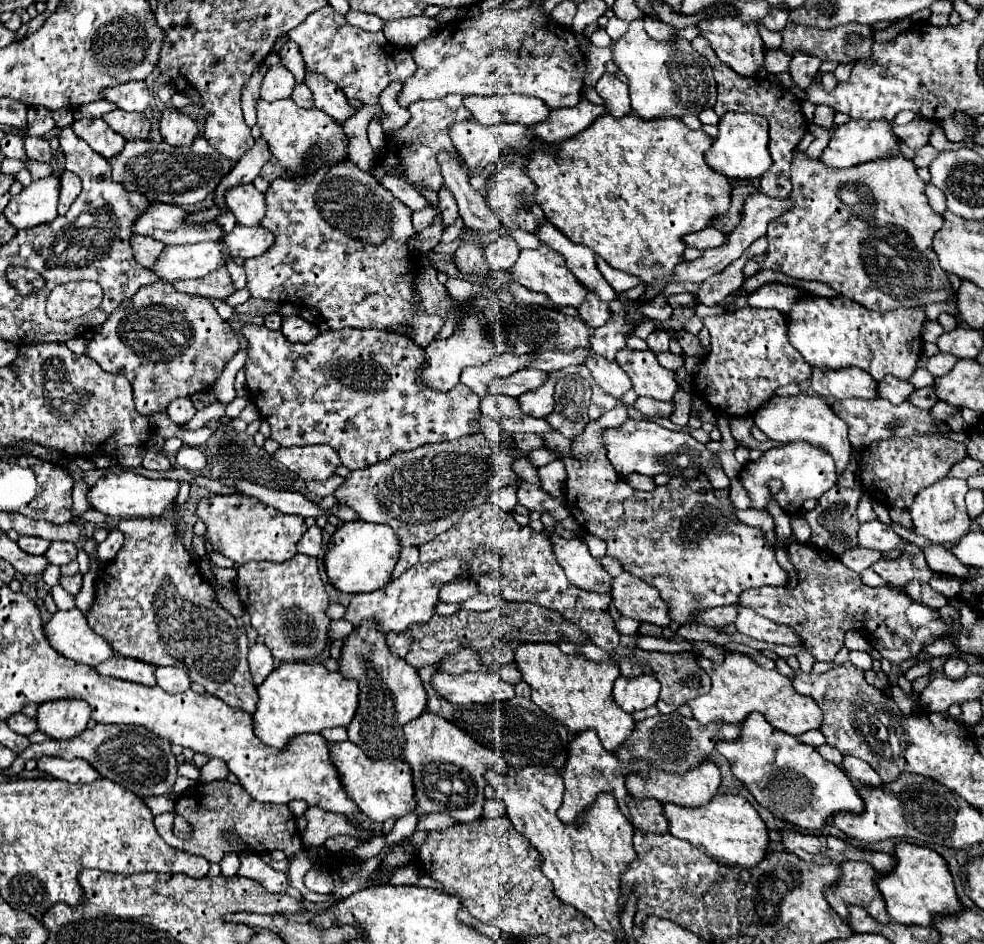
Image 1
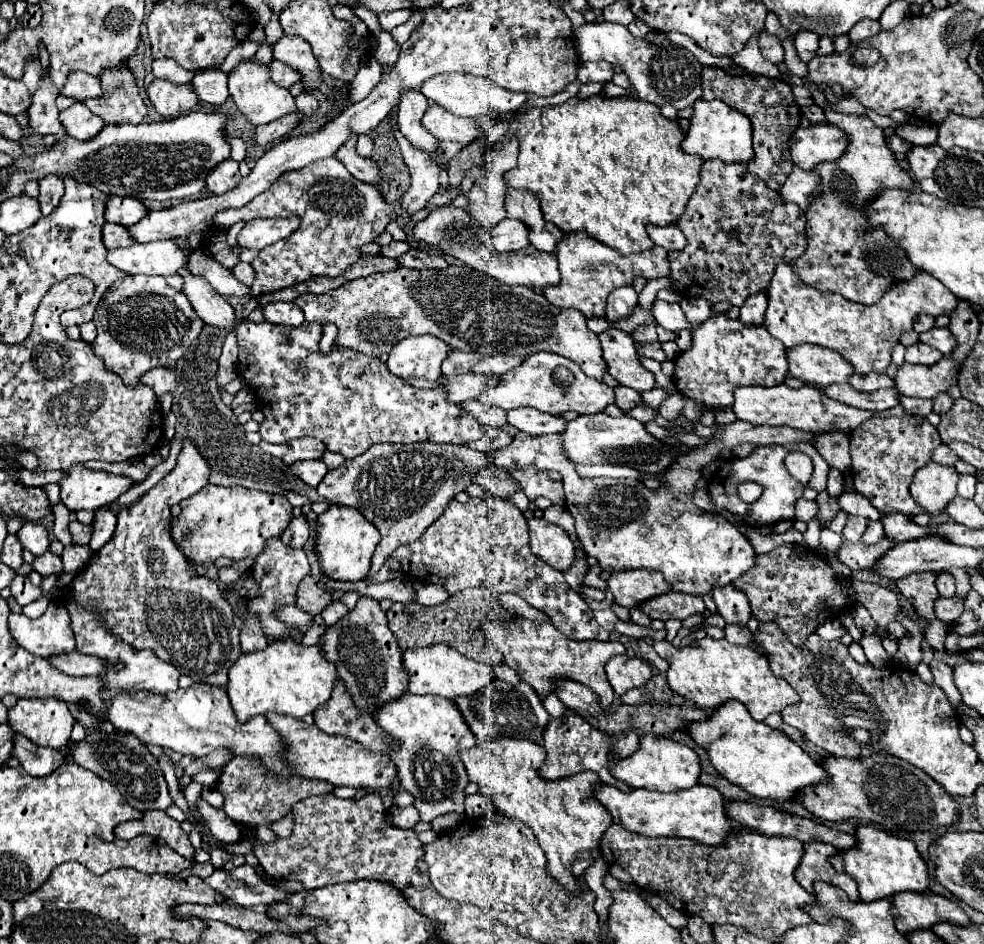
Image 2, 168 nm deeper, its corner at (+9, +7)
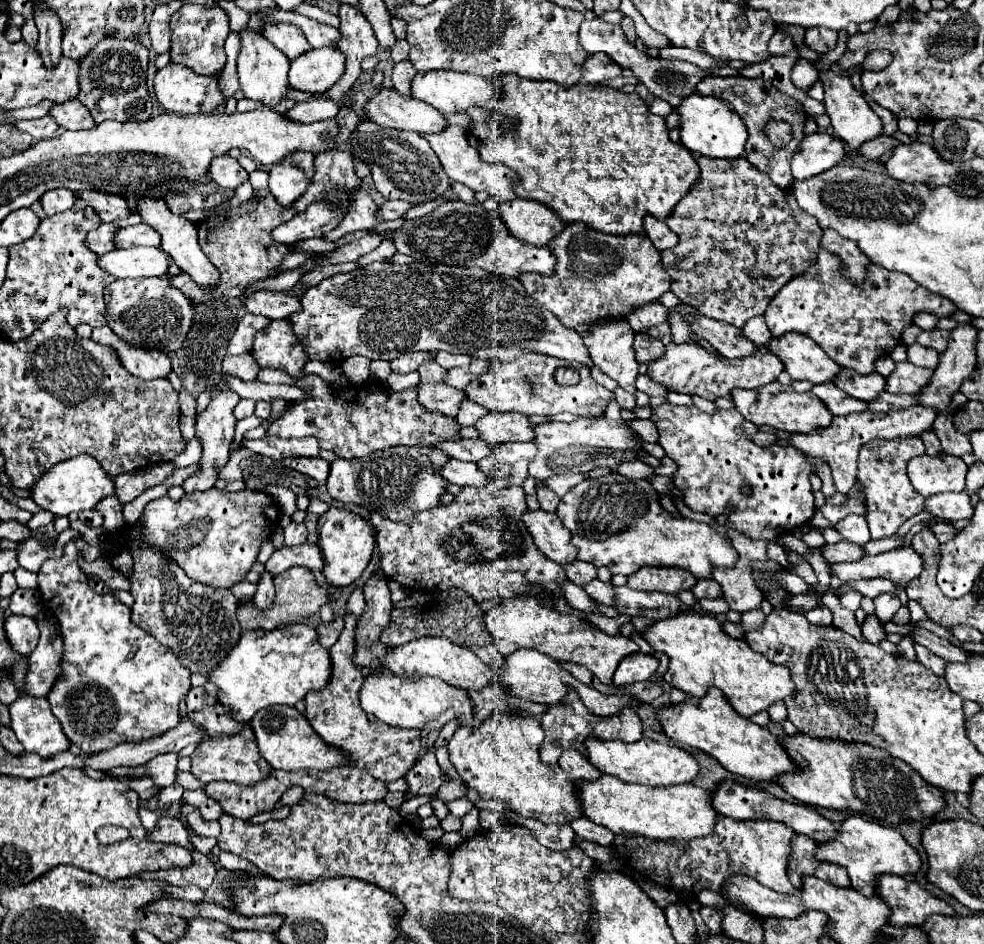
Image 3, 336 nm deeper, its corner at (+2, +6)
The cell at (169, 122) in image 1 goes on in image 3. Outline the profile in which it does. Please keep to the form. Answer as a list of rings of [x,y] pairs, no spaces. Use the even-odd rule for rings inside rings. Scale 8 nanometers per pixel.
[[[169,62],[163,70],[157,72],[155,76],[155,96],[159,100],[159,104],[167,110],[167,112],[175,112],[175,114],[201,114],[201,112],[213,112],[217,106],[221,106],[223,94],[219,92],[217,86],[217,78],[215,76],[199,76],[193,70]]]

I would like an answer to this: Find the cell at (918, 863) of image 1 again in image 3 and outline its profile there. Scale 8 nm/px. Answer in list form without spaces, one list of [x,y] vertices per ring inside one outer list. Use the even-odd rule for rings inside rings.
[[[861,816],[847,818],[841,828],[839,836],[835,840],[823,842],[817,848],[815,854],[821,862],[835,862],[839,866],[845,866],[851,878],[851,888],[861,892],[863,896],[877,894],[877,882],[883,874],[895,874],[895,876],[915,876],[921,868],[921,856],[919,852],[907,844],[907,840],[893,828],[863,820]]]

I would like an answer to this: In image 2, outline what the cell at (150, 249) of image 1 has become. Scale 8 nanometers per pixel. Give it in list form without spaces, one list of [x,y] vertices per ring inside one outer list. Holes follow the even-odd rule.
[[[104,223],[102,241],[104,241],[104,247],[108,247],[108,249],[118,249],[118,247],[132,245],[132,239],[128,239],[126,227],[116,227],[114,223]]]

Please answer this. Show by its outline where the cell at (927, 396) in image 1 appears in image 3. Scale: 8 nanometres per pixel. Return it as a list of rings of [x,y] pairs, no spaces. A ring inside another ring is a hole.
[[[833,382],[827,384],[815,384],[813,386],[813,394],[817,394],[829,408],[831,412],[837,414],[851,414],[851,412],[861,412],[867,410],[867,404],[861,400],[855,400],[851,396],[847,396],[841,388],[837,388]]]

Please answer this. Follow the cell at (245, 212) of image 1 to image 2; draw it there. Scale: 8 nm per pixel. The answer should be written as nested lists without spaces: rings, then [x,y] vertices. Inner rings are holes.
[[[224,159],[222,163],[218,163],[206,177],[206,187],[208,191],[212,191],[214,195],[226,193],[230,189],[234,189],[240,183],[242,175],[238,171],[238,163],[232,159]]]

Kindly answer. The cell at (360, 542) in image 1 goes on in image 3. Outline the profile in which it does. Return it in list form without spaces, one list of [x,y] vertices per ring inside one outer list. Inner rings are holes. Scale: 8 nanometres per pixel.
[[[329,508],[319,516],[319,548],[323,554],[323,574],[333,586],[349,586],[361,578],[363,570],[369,566],[373,550],[375,550],[375,528],[371,528],[369,520],[361,518],[355,512],[347,512],[341,508]]]

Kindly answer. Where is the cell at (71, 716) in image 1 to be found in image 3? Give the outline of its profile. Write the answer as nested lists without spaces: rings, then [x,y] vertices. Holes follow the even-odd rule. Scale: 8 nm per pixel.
[[[19,696],[11,706],[11,730],[23,744],[25,752],[35,752],[39,756],[55,756],[69,750],[71,742],[63,736],[59,720],[51,712],[47,698]]]

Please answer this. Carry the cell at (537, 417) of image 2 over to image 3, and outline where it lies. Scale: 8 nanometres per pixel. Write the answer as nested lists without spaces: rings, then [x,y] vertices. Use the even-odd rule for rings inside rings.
[[[509,412],[509,414],[491,414],[477,420],[475,428],[479,430],[479,436],[485,438],[489,444],[501,444],[501,442],[533,442],[535,432],[531,432],[533,424],[525,414]]]

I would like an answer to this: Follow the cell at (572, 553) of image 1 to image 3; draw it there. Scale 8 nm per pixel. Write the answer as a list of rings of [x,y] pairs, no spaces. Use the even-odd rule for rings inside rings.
[[[525,512],[523,522],[541,554],[561,566],[575,562],[575,546],[571,544],[571,534],[567,528],[563,528],[563,522],[555,512]]]

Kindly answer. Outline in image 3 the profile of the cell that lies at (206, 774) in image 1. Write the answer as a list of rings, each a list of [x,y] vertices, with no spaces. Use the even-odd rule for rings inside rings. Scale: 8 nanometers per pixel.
[[[171,752],[134,768],[122,766],[107,771],[112,777],[147,776],[155,782],[157,788],[173,786],[175,784],[175,772],[177,772],[177,754],[171,754]]]

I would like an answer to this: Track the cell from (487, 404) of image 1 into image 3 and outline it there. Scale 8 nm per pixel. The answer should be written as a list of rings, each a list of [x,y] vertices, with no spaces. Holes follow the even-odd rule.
[[[467,398],[467,400],[461,404],[461,410],[459,410],[459,414],[457,414],[457,422],[459,422],[461,426],[473,426],[475,420],[483,418],[485,414],[487,414],[487,410],[485,410],[481,404],[475,404],[473,400]]]

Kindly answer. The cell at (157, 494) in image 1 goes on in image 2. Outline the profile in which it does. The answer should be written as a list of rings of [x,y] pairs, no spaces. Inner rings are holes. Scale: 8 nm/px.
[[[74,463],[68,469],[68,475],[58,483],[60,501],[68,507],[68,511],[96,511],[98,507],[116,501],[116,497],[126,493],[132,483],[134,481],[128,477],[88,469],[84,463]]]

